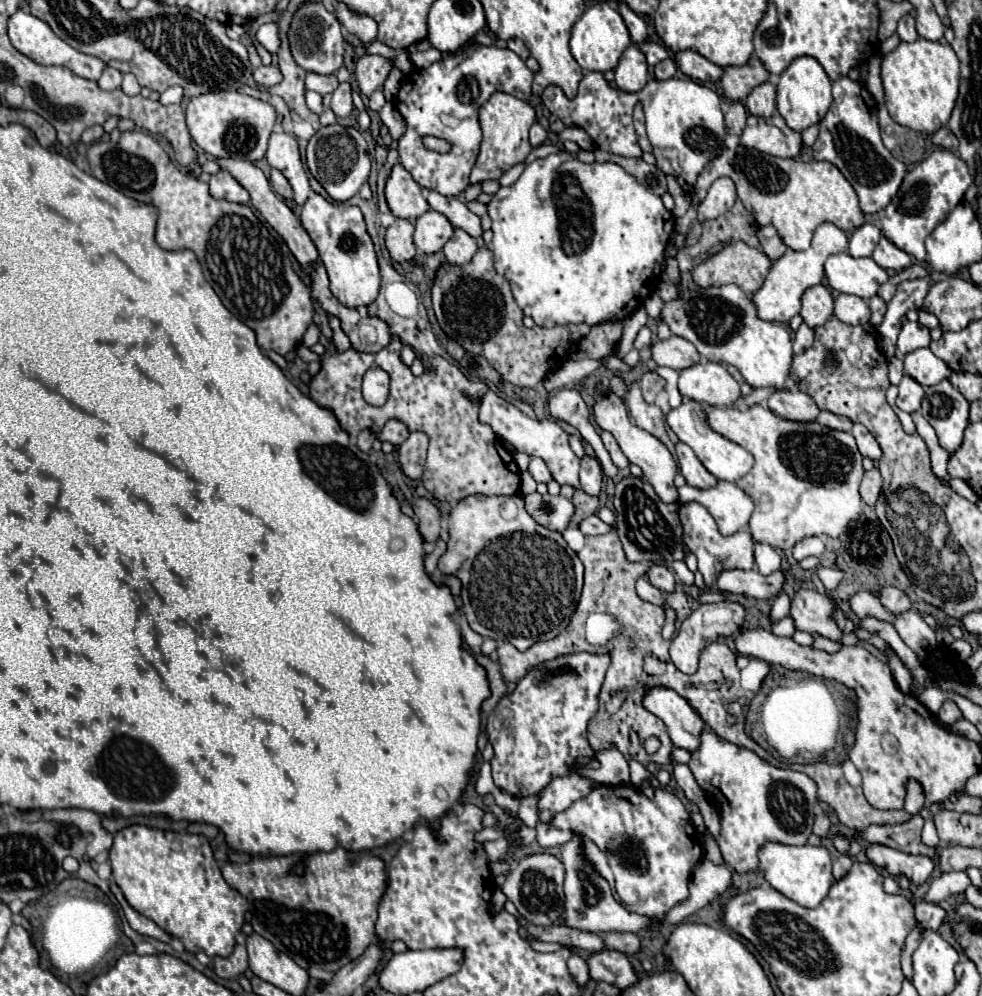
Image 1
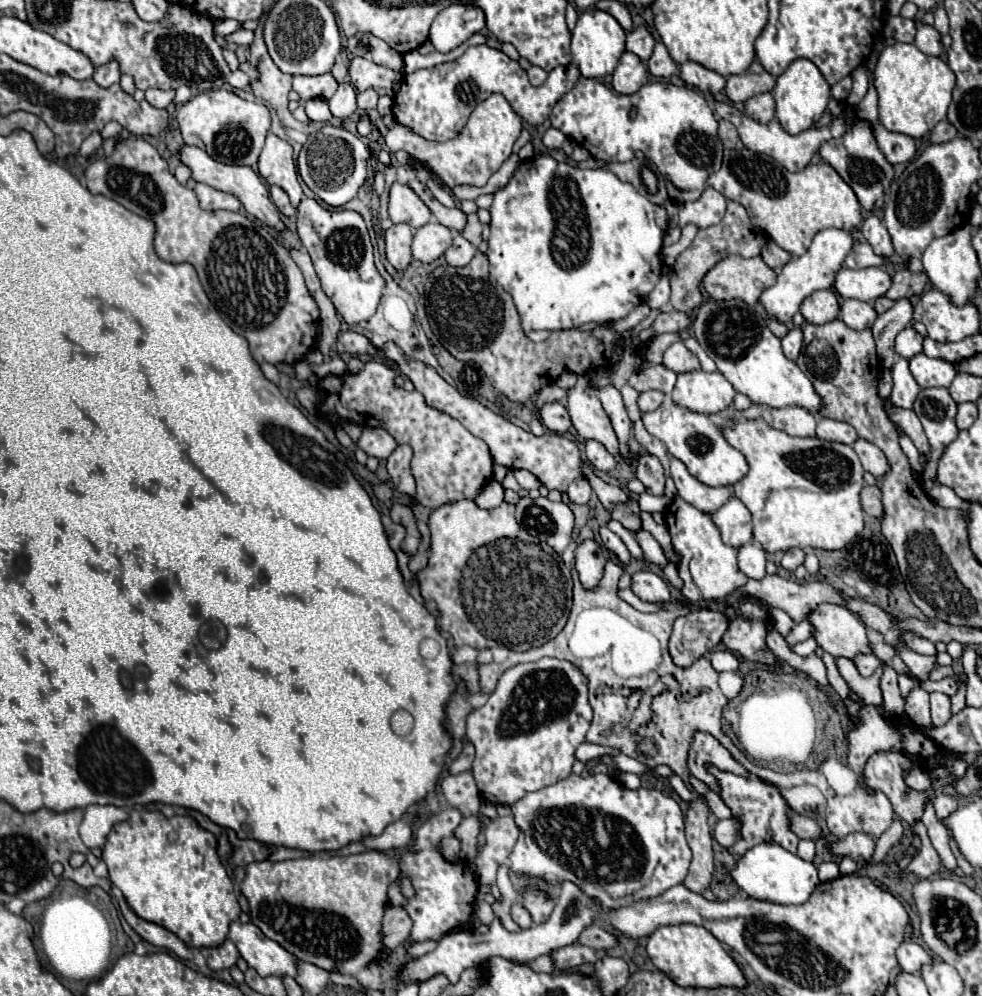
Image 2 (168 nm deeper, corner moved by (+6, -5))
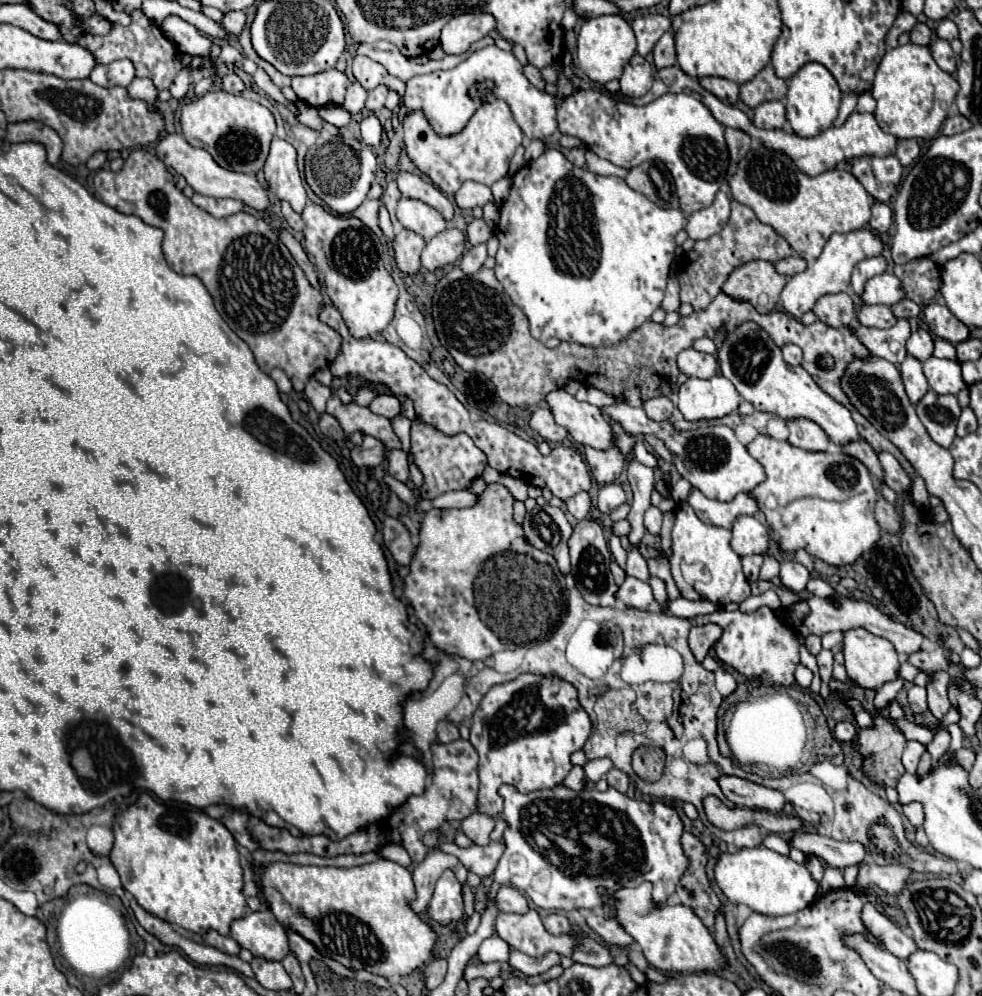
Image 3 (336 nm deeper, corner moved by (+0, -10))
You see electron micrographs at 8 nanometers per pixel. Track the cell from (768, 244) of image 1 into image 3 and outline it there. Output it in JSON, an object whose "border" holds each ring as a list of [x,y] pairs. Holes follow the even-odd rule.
{"border":[[[790,255],[790,257],[780,259],[778,263],[774,263],[774,267],[776,267],[776,271],[780,275],[796,275],[796,273],[806,269],[806,261],[802,257],[798,257],[798,255]]]}

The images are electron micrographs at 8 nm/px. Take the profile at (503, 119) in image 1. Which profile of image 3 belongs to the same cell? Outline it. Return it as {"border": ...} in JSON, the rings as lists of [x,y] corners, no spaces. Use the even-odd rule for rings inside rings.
{"border":[[[502,99],[482,105],[472,115],[468,125],[452,137],[436,135],[420,111],[406,113],[404,117],[404,147],[408,157],[424,175],[432,179],[436,187],[440,187],[448,195],[454,195],[464,181],[492,185],[498,179],[506,177],[508,163],[522,143],[522,137],[522,129],[516,125],[508,103]]]}

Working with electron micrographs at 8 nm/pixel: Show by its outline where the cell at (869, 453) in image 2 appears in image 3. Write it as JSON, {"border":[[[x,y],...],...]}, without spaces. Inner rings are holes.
{"border":[[[880,453],[878,459],[880,459],[882,469],[884,469],[884,483],[890,489],[894,489],[898,495],[902,495],[904,491],[908,491],[910,485],[912,485],[912,479],[906,475],[906,471],[896,461],[896,457],[890,455],[890,453]]]}

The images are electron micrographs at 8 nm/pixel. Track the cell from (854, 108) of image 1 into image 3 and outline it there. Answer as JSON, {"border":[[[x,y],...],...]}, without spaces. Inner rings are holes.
{"border":[[[866,155],[850,159],[848,163],[850,173],[862,183],[862,187],[874,201],[888,203],[890,197],[896,193],[898,183],[902,181],[902,165],[896,161],[894,155]]]}

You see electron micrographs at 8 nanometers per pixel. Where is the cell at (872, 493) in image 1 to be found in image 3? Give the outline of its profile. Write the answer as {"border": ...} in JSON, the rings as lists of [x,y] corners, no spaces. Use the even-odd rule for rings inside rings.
{"border":[[[878,495],[878,501],[876,501],[876,521],[888,533],[900,531],[900,515],[898,515],[896,507],[892,503],[888,503],[882,495]]]}

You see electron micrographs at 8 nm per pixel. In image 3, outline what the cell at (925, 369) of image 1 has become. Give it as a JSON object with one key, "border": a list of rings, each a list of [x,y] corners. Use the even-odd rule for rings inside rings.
{"border":[[[930,357],[922,363],[922,369],[924,369],[924,375],[928,379],[928,385],[938,395],[946,395],[946,393],[956,395],[960,389],[966,387],[958,361]]]}

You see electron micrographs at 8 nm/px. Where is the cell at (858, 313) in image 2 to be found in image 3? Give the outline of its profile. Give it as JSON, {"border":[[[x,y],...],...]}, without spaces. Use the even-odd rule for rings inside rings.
{"border":[[[864,305],[858,311],[858,323],[864,327],[886,329],[896,323],[896,317],[892,315],[890,307],[886,307],[886,305]]]}

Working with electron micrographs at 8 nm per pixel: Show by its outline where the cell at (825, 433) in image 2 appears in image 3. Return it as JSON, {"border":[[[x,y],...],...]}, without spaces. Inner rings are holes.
{"border":[[[858,439],[858,441],[850,441],[846,445],[842,445],[842,451],[850,457],[856,457],[858,461],[862,461],[868,471],[878,477],[882,481],[882,467],[880,467],[880,461],[878,461],[878,455],[874,453],[874,449],[868,445],[866,439]]]}

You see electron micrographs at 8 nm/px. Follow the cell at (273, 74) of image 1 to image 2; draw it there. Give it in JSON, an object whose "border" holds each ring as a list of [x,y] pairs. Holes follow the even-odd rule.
{"border":[[[242,70],[232,72],[232,76],[228,78],[228,84],[234,86],[234,88],[246,88],[250,82],[252,82],[252,76],[248,76],[248,74],[242,72]]]}

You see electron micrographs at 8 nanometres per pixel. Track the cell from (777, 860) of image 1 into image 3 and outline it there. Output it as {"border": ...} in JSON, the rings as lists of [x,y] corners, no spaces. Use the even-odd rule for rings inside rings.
{"border":[[[752,847],[752,849],[742,849],[740,853],[722,855],[718,859],[718,863],[716,863],[716,883],[732,903],[744,903],[752,911],[764,913],[764,915],[796,913],[796,911],[804,909],[804,905],[810,905],[818,895],[818,883],[812,879],[806,865],[794,863],[788,855],[774,853],[774,851],[766,849],[766,847]]]}

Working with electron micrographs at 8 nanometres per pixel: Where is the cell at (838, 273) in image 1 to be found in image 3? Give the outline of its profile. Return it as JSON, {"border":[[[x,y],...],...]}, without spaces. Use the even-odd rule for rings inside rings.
{"border":[[[882,273],[876,275],[872,279],[866,281],[864,285],[864,293],[860,295],[860,299],[866,305],[894,305],[900,299],[904,299],[904,291],[902,291],[902,283],[894,273]]]}

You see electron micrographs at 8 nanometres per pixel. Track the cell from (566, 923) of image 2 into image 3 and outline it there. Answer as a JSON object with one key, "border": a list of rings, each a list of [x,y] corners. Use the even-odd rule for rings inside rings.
{"border":[[[492,935],[488,939],[484,939],[478,947],[478,959],[482,963],[492,963],[492,961],[508,961],[510,957],[510,945],[498,937],[498,935]]]}

